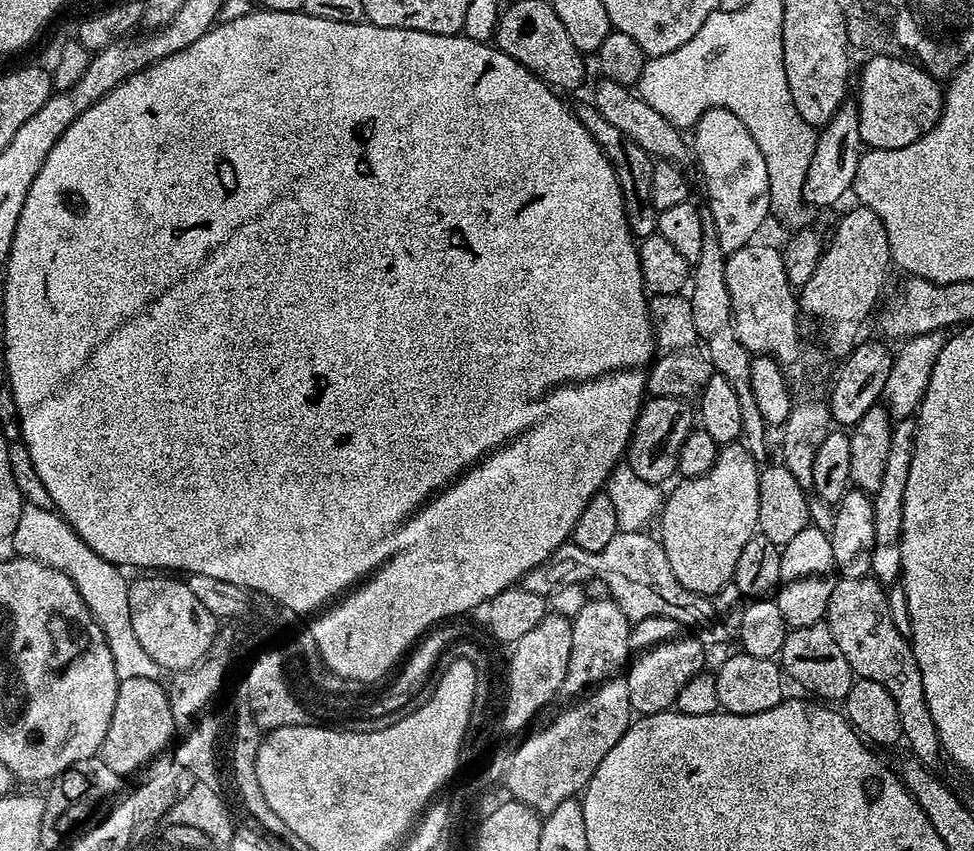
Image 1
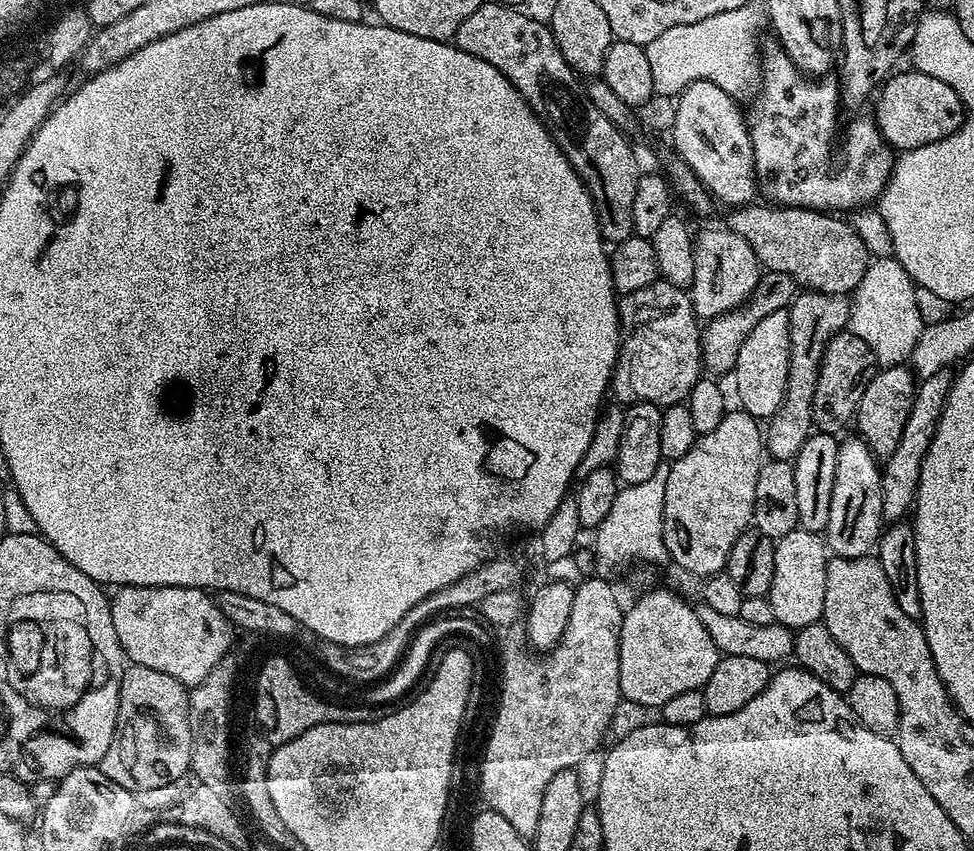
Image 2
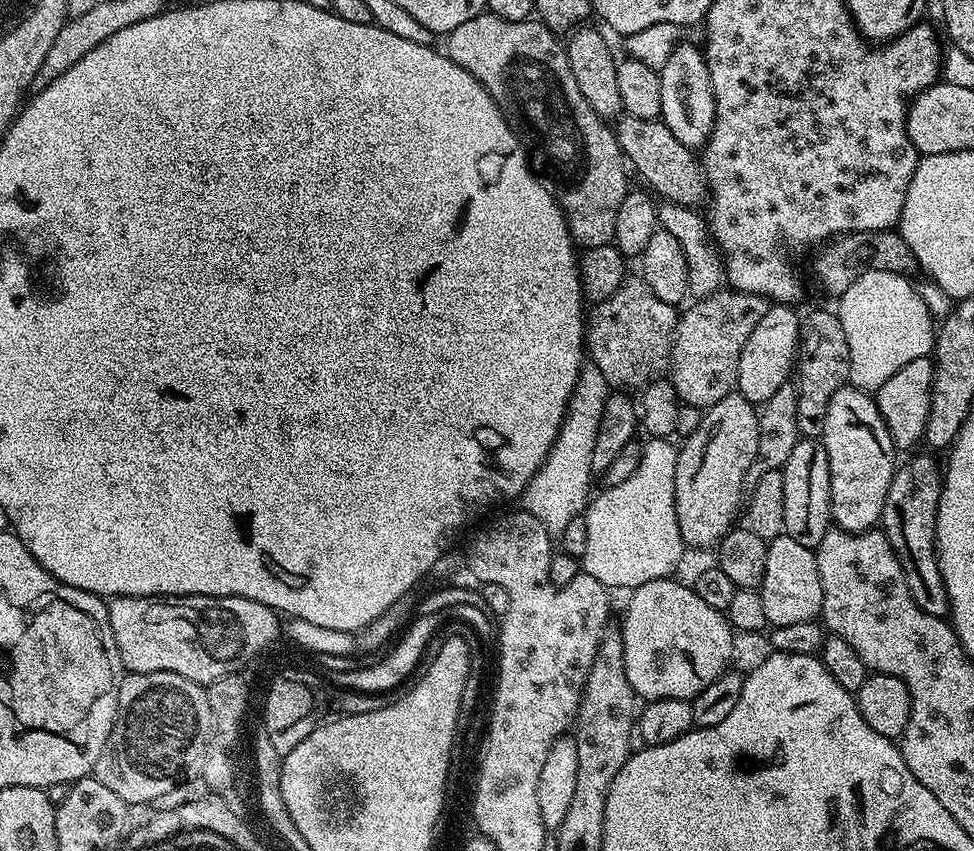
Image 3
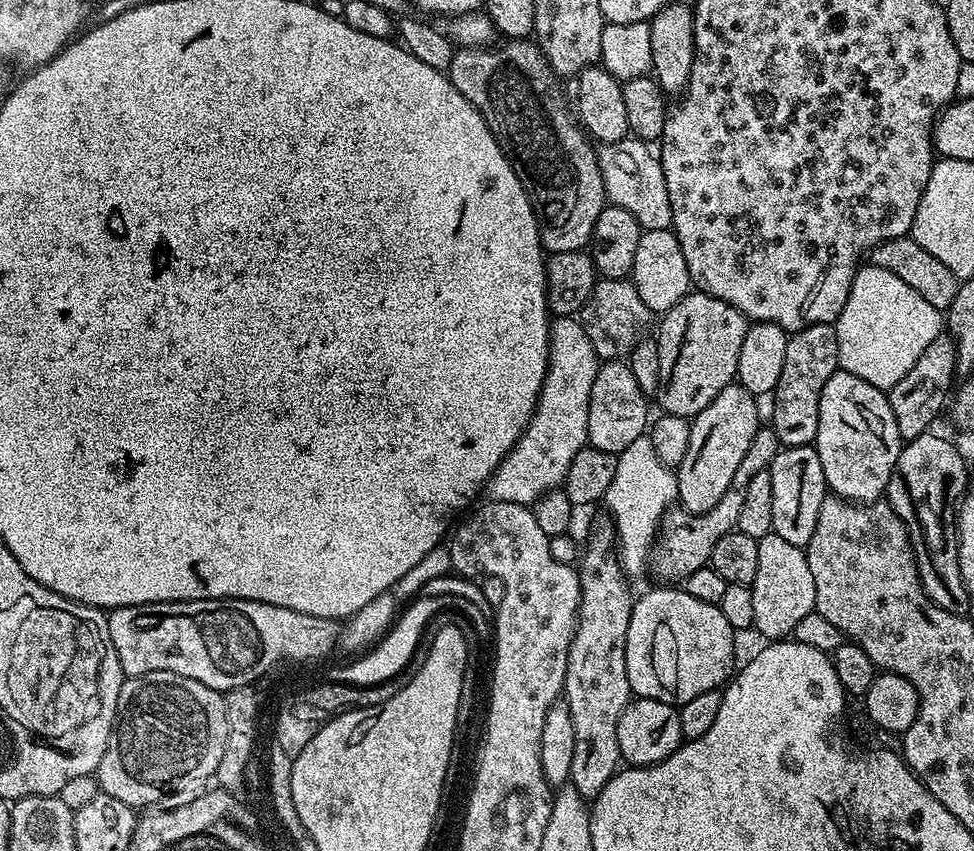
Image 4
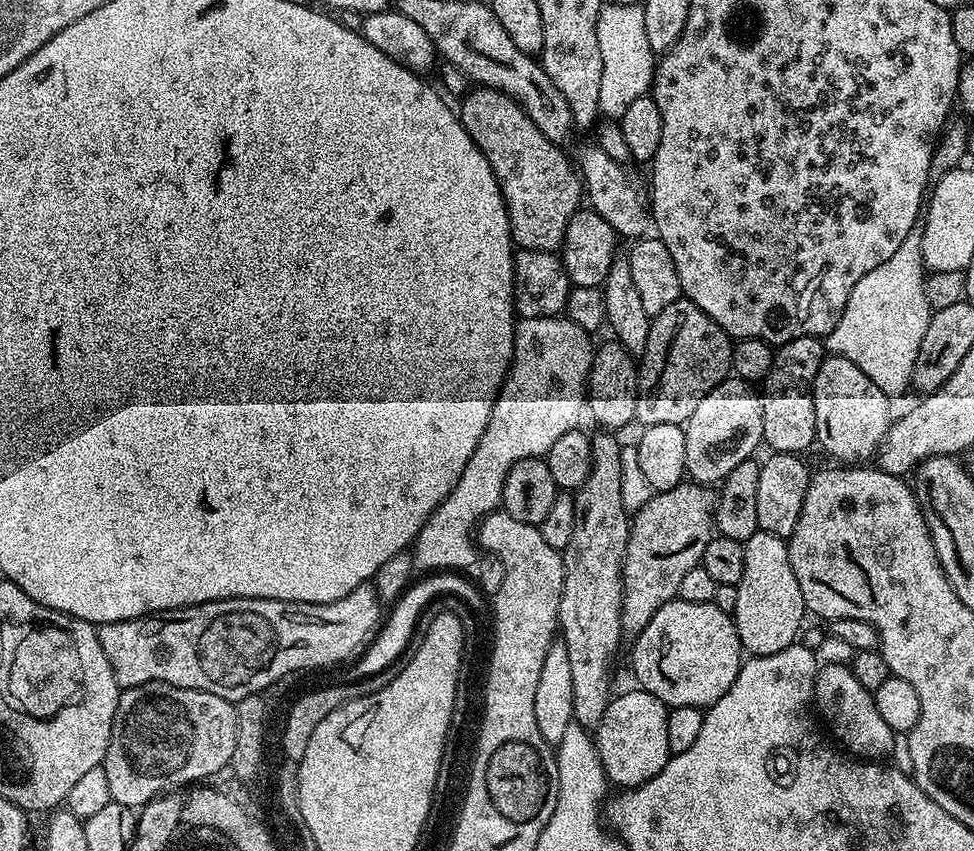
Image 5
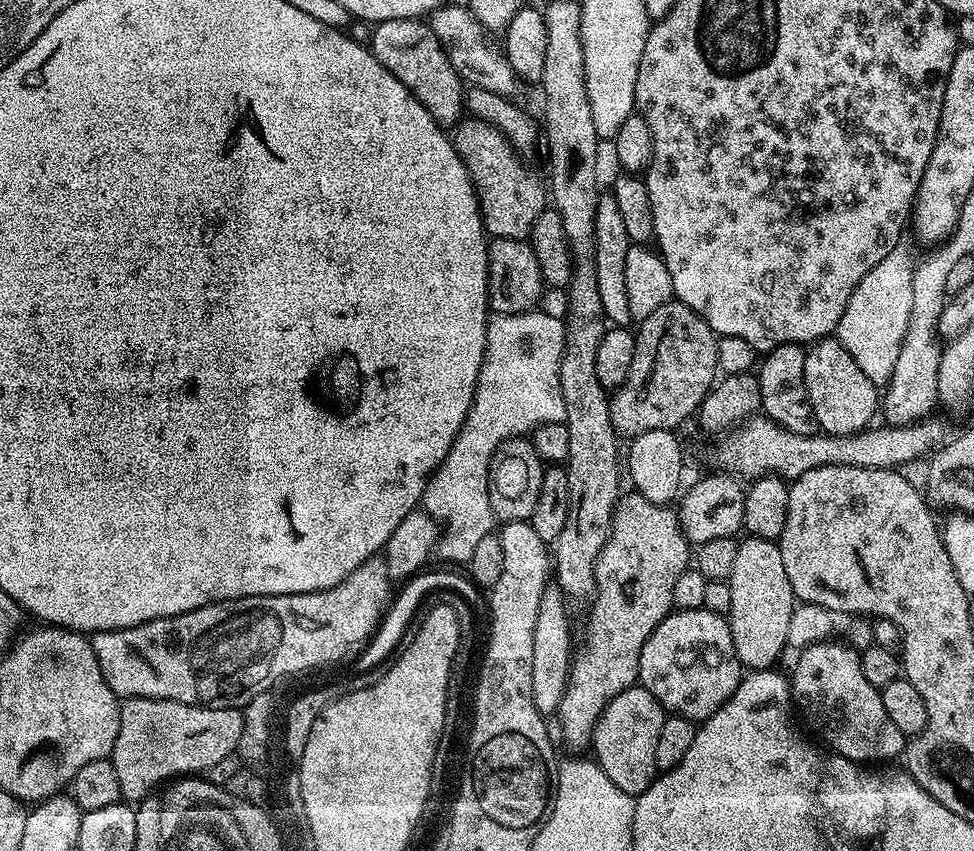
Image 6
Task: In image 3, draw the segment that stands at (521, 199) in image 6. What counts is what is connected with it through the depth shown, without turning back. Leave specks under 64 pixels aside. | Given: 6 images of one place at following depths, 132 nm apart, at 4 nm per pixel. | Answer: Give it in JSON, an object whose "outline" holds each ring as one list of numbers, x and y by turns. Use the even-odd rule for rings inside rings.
{"outline":[[485,10,479,16,470,18,470,22,462,22,462,26,447,33,446,40,446,54,449,58,462,66,462,70,472,74,478,82,482,82,490,98,494,98,494,102,508,119,513,132,536,147,530,152,531,167,550,185,564,212,573,245,587,250,612,244,618,206,622,206,622,198,626,198,630,191,626,157,620,151,615,131,604,118,594,112,578,90,565,45,556,41,559,40,557,33,536,18,507,20]]}

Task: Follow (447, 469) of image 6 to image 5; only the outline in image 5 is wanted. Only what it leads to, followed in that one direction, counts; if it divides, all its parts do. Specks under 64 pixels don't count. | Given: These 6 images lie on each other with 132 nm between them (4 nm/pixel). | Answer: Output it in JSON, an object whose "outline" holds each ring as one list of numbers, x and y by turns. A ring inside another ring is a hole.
{"outline":[[563,315,543,316,542,318,523,318,515,325,514,331,514,354,512,355,512,364,508,368,508,377,504,379,504,384,500,388,499,394,496,395,494,402,494,410,490,414,490,422,486,426,486,430,482,434,482,438,478,442,478,446,474,450,474,454,470,454,470,462,466,462,466,470,462,470,462,478,458,478,458,482,454,486,454,490,450,490,450,494,441,504,430,514,430,518,422,526,422,530,416,536,414,543,410,548,413,569,420,568,424,574,435,574,441,570,464,570,462,568,471,569,478,560,478,544,474,539,474,533,477,531,478,525,484,517,497,511,501,507,500,499,502,498,502,486,506,482,506,474,510,474,510,470,518,462,523,460,534,460,537,458,547,457,550,446,554,446,554,442,558,442,558,438,562,438,562,434,566,434,566,430,574,430,581,423,580,415,586,412,586,389,588,386,588,371,592,365,592,353,594,344,591,344,589,333,582,330,582,326,575,324,573,320,565,318]]}

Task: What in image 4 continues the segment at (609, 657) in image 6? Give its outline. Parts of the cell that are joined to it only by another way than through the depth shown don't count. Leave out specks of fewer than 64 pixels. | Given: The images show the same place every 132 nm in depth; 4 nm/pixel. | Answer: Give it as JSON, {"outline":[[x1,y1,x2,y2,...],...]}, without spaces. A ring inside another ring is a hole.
{"outline":[[762,426,754,434,754,442,750,450,742,458,738,470,734,470,734,482,718,498,718,506,705,512,686,512,676,506,664,513,660,521,659,532,648,555,647,571,652,572,656,582,682,582,694,570,705,567,711,561,714,542,722,538,722,534,733,531,738,522,738,514,742,514,742,502,746,498,746,486,750,486,752,476,765,471,781,445,771,426]]}

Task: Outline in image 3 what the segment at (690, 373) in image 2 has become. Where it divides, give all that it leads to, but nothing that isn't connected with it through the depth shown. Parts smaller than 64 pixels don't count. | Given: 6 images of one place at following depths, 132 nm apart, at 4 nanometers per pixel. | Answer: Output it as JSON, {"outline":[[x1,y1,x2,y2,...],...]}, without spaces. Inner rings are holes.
{"outline":[[642,278,625,279,624,284,610,298,599,301,596,308,587,313,586,316,586,352,591,363,596,365,598,370,606,378,606,382,616,390,640,390,649,383,652,371,656,367,667,369,672,359,672,339,676,333,676,322,678,312,673,305,654,298,650,286]]}

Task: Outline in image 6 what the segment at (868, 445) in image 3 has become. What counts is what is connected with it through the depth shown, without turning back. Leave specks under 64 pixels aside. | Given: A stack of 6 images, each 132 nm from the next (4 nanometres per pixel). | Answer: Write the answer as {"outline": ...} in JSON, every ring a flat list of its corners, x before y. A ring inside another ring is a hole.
{"outline":[[825,338,817,340,805,351,806,358,806,390,808,391,808,401,812,407,812,416,816,419,819,431,830,436,853,436,856,432,865,431,873,423,872,415,877,415,878,412,878,388,877,385,872,384,870,378,866,376,859,368,858,363,850,356,850,354,843,348,836,338]]}

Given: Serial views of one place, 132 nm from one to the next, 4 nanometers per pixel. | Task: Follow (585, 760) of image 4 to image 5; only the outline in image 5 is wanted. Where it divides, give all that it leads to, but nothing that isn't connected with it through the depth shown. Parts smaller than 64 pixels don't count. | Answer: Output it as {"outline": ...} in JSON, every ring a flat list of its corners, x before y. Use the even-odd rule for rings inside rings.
{"outline":[[611,431,597,433,591,437,592,469,586,482,574,492,574,535,562,550,564,585,558,625,570,658,570,679,574,681,574,720,587,730,600,723,614,692,612,663,622,637,624,555,630,527,630,512,622,500,622,444]]}

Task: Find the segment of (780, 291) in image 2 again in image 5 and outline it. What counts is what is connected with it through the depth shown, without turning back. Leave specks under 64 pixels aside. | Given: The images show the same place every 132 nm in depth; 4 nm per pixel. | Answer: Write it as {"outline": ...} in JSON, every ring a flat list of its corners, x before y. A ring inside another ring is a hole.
{"outline":[[678,299,651,317,646,350,638,357,636,420,641,425,687,424,698,402,732,372,733,337,718,326,694,302]]}

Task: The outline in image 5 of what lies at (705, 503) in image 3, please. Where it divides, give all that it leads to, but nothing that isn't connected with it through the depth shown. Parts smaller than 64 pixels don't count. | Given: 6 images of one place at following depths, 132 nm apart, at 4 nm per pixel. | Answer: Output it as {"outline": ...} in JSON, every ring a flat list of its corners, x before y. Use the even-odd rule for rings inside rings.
{"outline":[[739,378,724,380,702,402,698,402,694,414,690,414,687,424,683,425,686,438,685,473,695,483,705,486,719,485,742,462,753,459,756,447,761,447,764,431,762,430,761,393,756,392,751,383]]}

